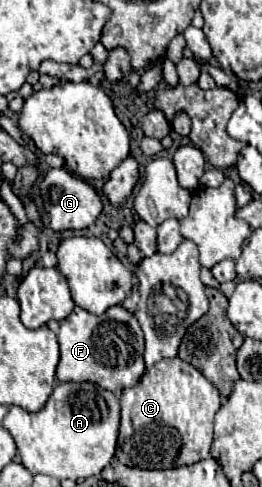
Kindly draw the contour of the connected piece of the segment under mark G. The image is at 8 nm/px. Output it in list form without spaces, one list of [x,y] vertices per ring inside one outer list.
[[[48,168],[48,172],[38,182],[38,194],[42,208],[48,214],[48,226],[56,232],[60,230],[84,230],[96,222],[102,214],[102,198],[84,178],[72,174],[66,168]]]

